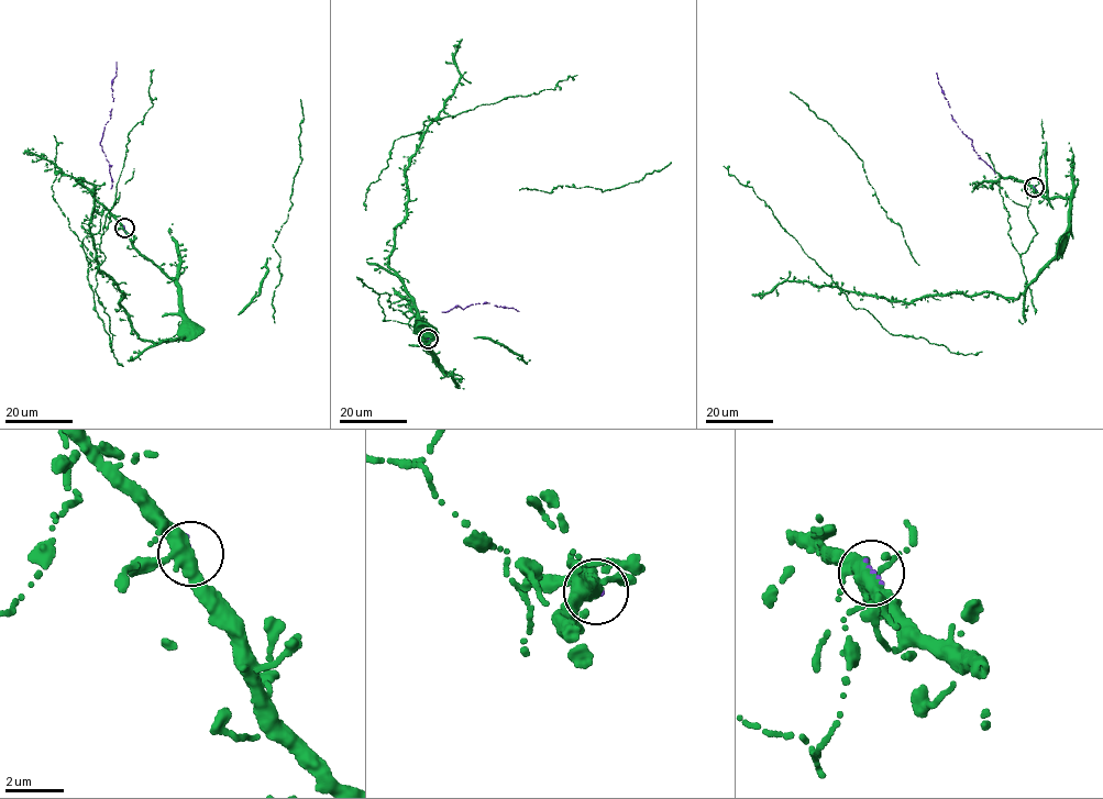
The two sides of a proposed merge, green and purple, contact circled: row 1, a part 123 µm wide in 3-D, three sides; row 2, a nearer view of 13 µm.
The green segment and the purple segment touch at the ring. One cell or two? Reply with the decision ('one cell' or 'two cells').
one cell

